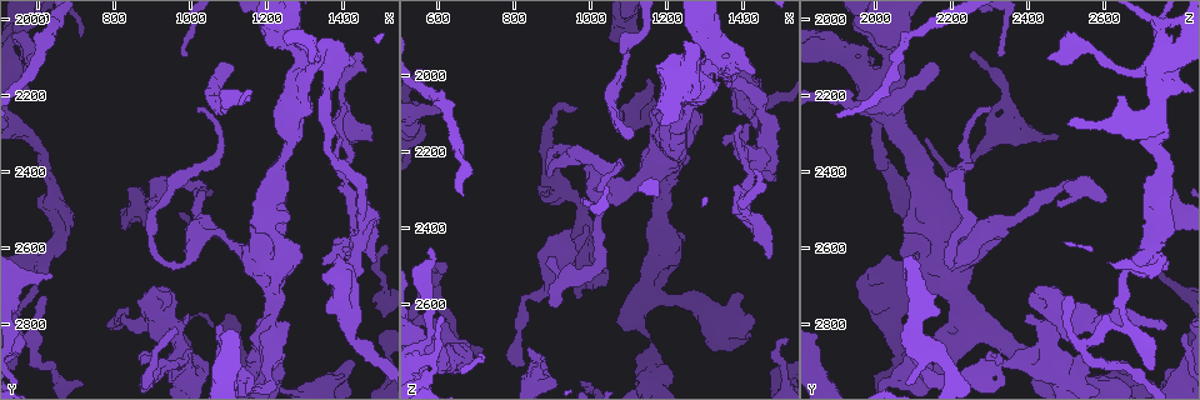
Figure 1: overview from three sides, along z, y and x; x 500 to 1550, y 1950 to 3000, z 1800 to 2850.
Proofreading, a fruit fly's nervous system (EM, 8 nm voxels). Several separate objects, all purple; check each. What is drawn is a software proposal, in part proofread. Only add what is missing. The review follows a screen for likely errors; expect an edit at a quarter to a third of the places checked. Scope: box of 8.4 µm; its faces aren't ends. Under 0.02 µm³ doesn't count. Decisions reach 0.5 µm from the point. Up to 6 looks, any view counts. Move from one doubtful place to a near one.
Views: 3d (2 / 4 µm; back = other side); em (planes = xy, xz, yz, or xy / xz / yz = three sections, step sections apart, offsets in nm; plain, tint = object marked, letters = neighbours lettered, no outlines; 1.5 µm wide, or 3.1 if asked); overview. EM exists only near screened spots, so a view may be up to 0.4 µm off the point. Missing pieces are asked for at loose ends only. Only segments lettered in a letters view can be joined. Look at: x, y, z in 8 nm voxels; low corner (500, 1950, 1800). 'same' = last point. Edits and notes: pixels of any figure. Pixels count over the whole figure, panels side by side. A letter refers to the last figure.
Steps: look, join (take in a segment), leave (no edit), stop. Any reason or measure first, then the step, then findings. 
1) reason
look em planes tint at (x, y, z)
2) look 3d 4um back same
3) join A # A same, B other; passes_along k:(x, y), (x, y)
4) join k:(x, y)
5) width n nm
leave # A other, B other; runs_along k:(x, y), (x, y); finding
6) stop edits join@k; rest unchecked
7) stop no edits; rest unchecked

an open end
look 3d 2um at (1440, 2110, 1995)

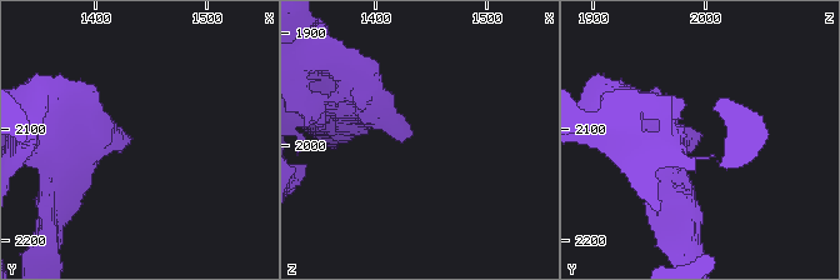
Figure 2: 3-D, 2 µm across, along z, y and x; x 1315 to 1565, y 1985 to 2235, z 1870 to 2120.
need the tissue
look em planes letters at (1432, 2106, 1988)

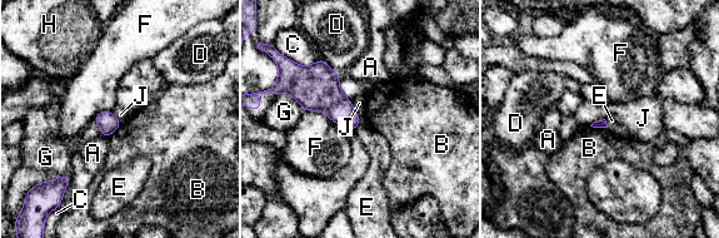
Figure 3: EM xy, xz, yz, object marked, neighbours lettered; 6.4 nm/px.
leave # A other, B other, C other, D other, E other, F other, G other, H other, J other; border 3:(350, 100), (351, 108), (360, 122); none of them fits

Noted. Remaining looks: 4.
look em xz step 4 tint at (895, 2495, 2475)

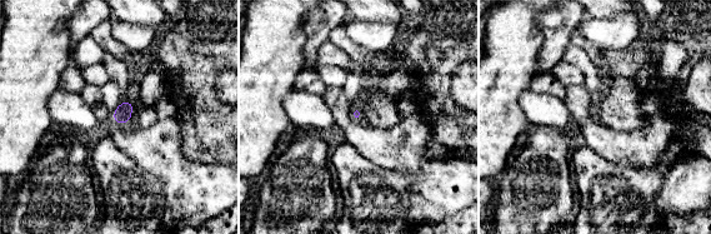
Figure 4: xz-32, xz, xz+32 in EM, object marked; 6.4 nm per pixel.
cut it another way
look em planes letters same

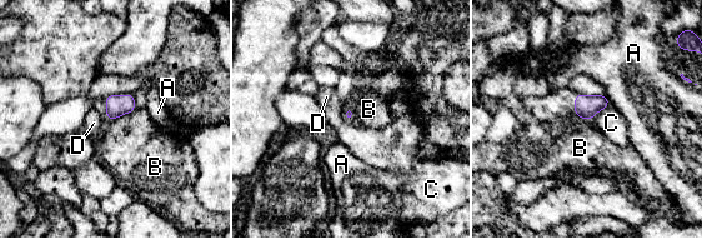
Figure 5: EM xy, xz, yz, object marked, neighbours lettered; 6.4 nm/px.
leave # A other, B other, C other, D other; border 5:(136, 108), (106, 120); none of them fits

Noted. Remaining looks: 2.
free end
look em planes plain at (960, 2810, 2085)

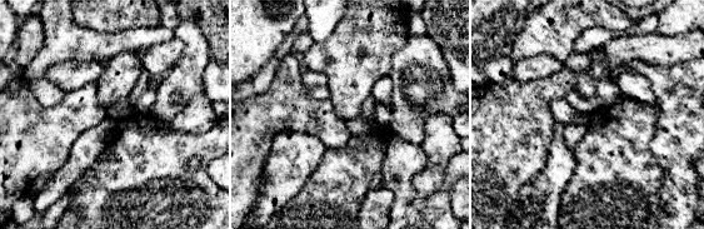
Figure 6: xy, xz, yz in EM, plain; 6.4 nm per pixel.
see the neighbours
look em planes letters same

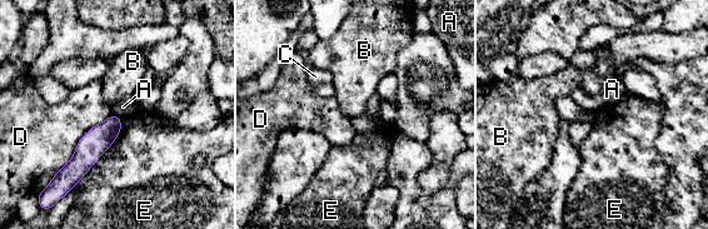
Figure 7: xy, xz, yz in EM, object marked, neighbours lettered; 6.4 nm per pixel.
leave # A other, B other, C other, D other, E other; border 7:(113, 114), (120, 118); no lettered segment goes on from it

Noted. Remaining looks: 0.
stop no edits; rest unchecked

